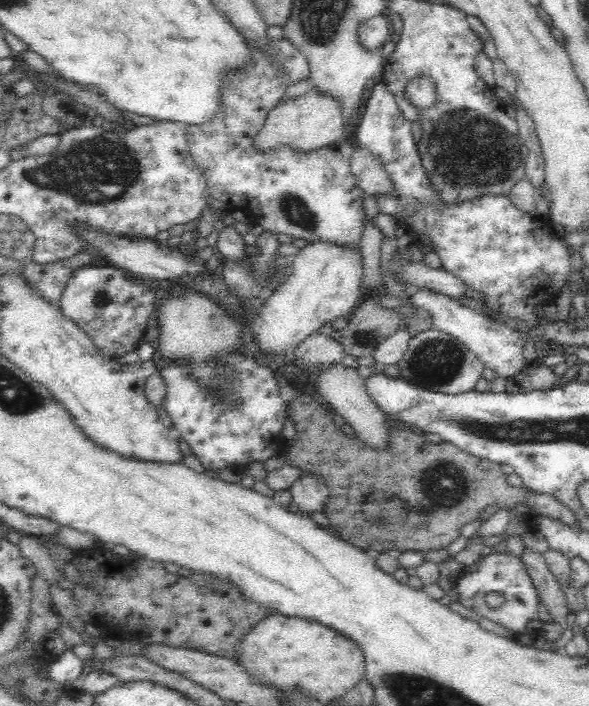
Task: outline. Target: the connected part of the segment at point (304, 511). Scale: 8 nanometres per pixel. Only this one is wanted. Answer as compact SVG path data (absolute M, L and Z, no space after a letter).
M302 472L302 476L292 483L290 488L292 503L299 509L298 514L310 517L315 512L322 512L326 507L329 488L323 480L311 472Z

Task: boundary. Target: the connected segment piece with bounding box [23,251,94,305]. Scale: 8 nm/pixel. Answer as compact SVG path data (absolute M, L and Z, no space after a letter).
M80 251L69 259L56 260L48 264L38 264L28 260L23 275L34 292L37 292L48 304L58 305L68 279L78 268L92 264L94 264L94 256Z

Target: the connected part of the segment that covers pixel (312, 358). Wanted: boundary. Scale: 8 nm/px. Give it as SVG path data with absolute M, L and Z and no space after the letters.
M320 331L309 334L293 352L298 366L308 370L316 366L342 363L345 356L341 342Z

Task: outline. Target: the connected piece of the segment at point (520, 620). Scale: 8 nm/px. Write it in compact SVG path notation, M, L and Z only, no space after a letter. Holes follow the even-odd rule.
M492 551L477 561L478 567L474 572L461 574L455 582L455 590L459 594L459 606L470 608L476 615L486 620L492 620L508 630L516 633L524 633L535 636L540 632L544 621L538 617L538 604L540 602L534 583L522 563L522 559L511 553L497 553ZM489 592L500 592L506 600L497 608L490 608L486 605L484 597Z

